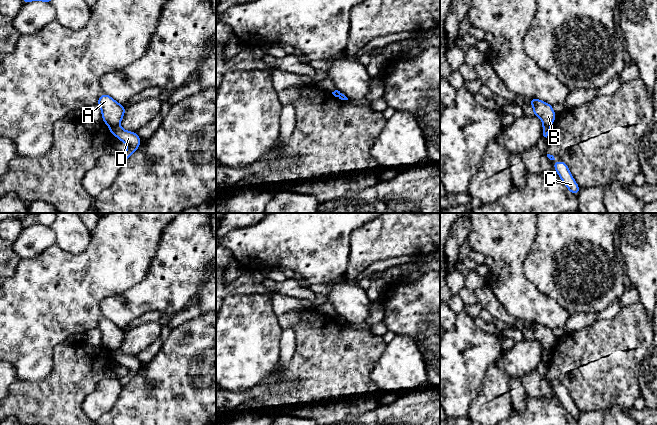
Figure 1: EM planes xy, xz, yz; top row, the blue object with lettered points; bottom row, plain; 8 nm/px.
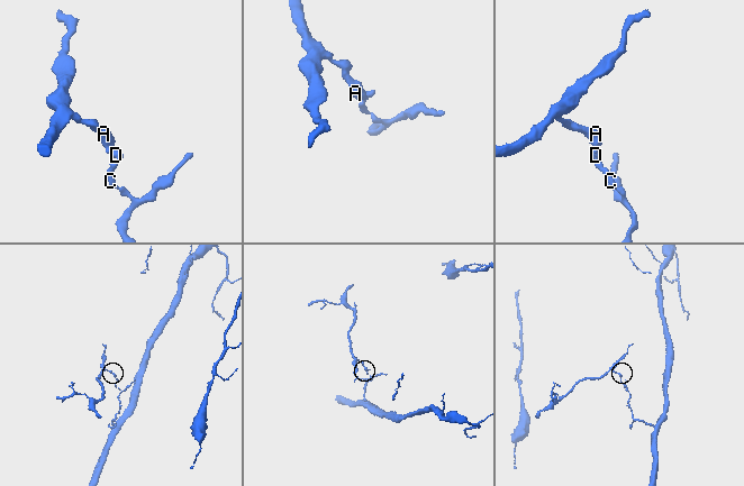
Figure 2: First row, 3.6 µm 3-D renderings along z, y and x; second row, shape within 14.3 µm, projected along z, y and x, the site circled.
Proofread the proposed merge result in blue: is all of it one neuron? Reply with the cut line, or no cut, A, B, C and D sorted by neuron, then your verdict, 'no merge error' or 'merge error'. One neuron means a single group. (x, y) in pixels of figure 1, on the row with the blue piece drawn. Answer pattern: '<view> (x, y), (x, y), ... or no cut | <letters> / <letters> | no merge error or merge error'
xy (118, 124), (110, 128) | A B / C D | merge error

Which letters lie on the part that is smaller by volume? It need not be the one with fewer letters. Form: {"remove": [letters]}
{"remove": ["A", "B"]}

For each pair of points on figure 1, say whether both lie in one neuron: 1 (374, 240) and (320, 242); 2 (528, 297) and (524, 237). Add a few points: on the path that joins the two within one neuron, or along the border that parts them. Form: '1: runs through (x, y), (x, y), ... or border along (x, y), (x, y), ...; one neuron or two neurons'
1: border along (365, 223), (351, 234), (347, 264); two neurons
2: runs through (515, 282), (515, 252); one neuron

